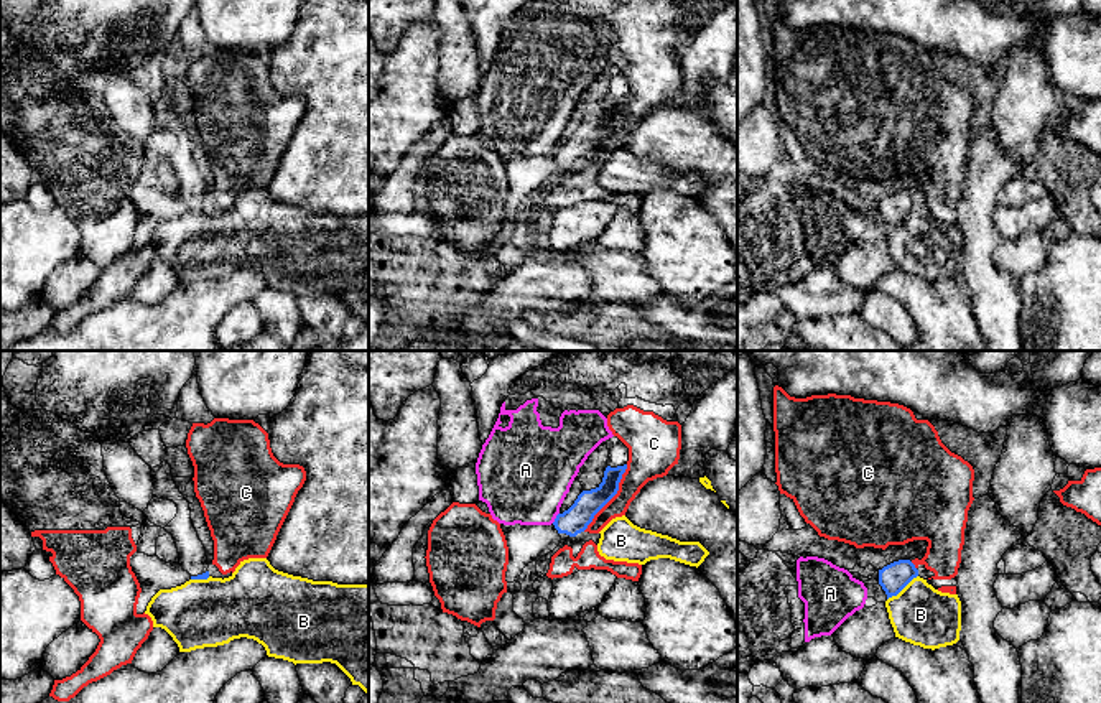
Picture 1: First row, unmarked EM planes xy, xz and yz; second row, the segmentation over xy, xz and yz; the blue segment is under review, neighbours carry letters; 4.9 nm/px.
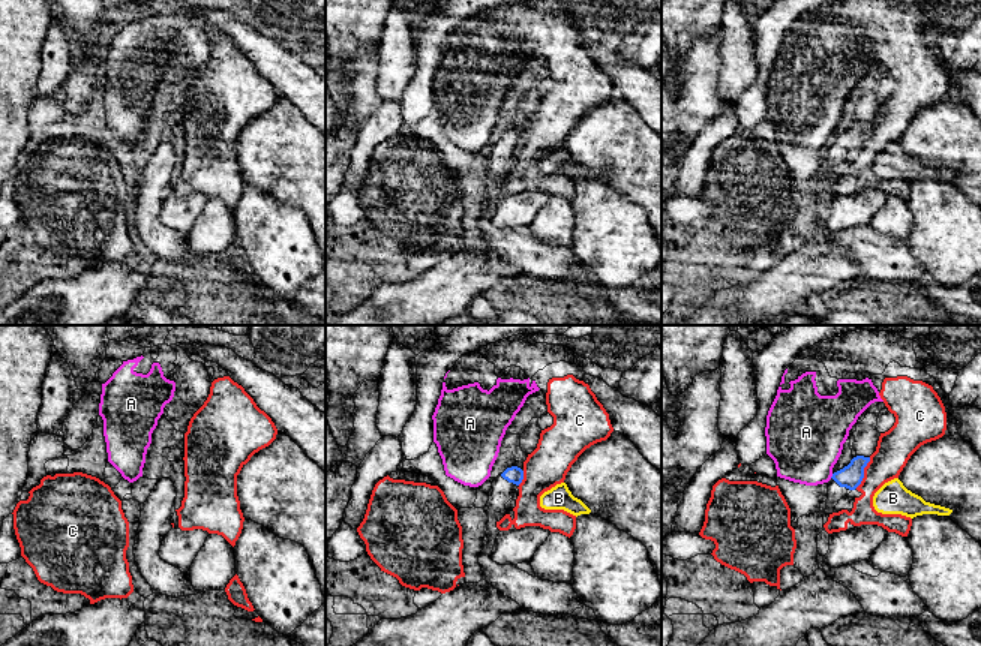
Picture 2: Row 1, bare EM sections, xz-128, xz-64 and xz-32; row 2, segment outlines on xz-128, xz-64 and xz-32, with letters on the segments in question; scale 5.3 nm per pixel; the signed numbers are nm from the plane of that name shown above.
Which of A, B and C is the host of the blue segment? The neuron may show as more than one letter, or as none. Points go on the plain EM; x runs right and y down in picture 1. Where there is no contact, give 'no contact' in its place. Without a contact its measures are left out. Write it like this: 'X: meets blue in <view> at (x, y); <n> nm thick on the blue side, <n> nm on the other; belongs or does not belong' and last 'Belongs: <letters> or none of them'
A: meets blue in xz at (557, 148); 130 nm thick on the blue side, 440 nm on the other; does not belong
B: meets blue in yz at (902, 219); 140 nm thick on the blue side, 300 nm on the other; does not belong
C: meets blue in xz at (613, 127); 130 nm thick on the blue side, 190 nm on the other; does not belong
Belongs: none of them

